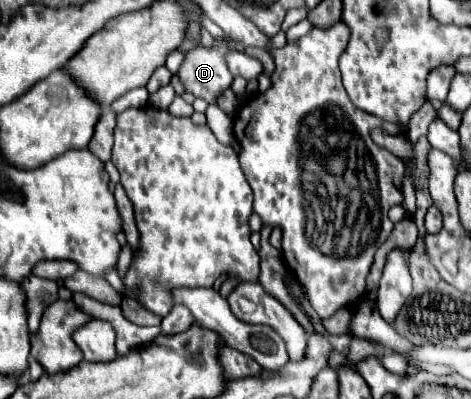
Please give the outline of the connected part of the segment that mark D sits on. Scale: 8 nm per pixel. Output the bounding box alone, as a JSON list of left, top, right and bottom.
[179,44,233,104]

